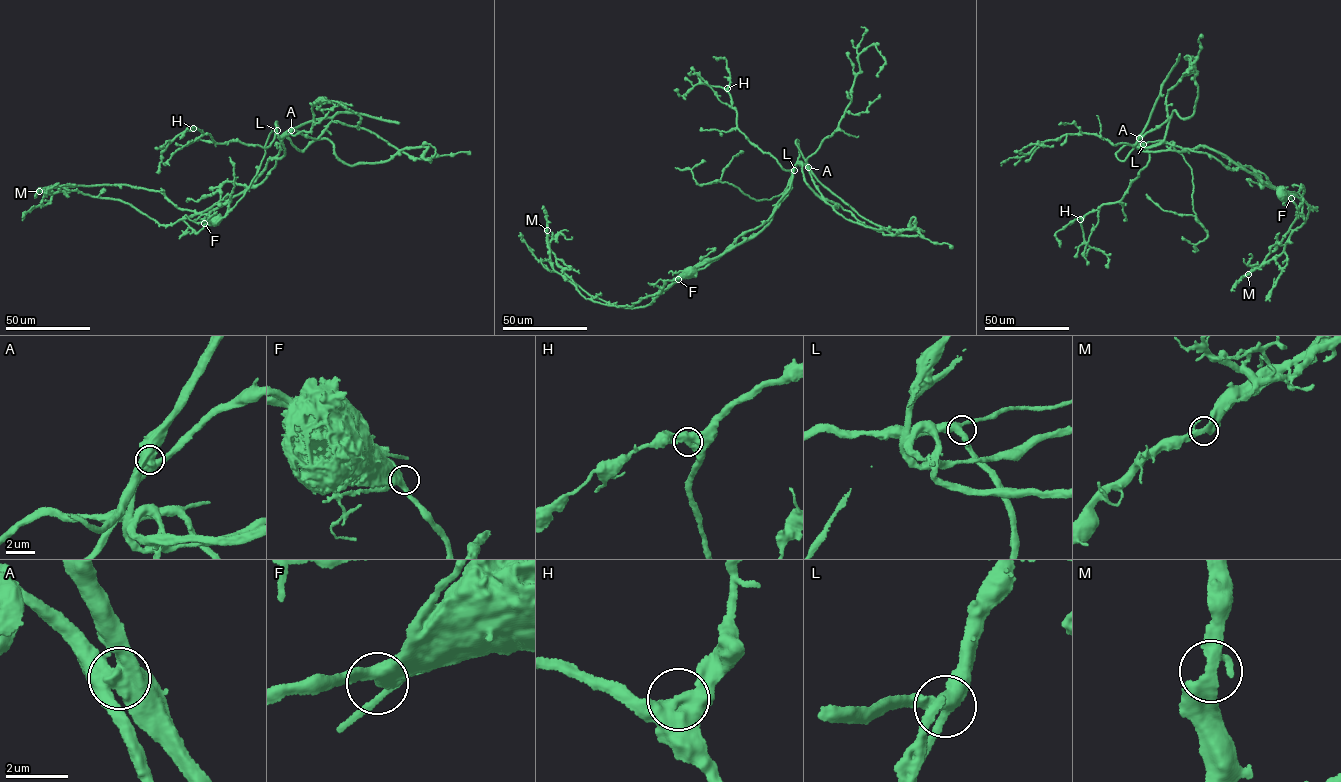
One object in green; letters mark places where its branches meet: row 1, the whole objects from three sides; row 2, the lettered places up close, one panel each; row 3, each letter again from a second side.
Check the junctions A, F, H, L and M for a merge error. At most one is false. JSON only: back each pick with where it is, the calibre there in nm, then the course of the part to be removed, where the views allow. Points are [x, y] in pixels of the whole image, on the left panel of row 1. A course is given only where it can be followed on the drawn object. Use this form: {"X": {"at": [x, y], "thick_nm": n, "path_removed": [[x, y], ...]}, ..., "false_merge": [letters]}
{"A": {"at": [291, 130], "thick_nm": 650, "path_removed": [[291, 129], [279, 138], [276, 121], [266, 147], [218, 143], [198, 129], [187, 131], [169, 143], [156, 172]]}, "false_merge": ["A"]}

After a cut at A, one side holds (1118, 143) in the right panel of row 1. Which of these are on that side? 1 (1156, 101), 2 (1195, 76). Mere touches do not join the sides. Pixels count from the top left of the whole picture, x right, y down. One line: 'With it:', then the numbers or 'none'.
With it: 1

